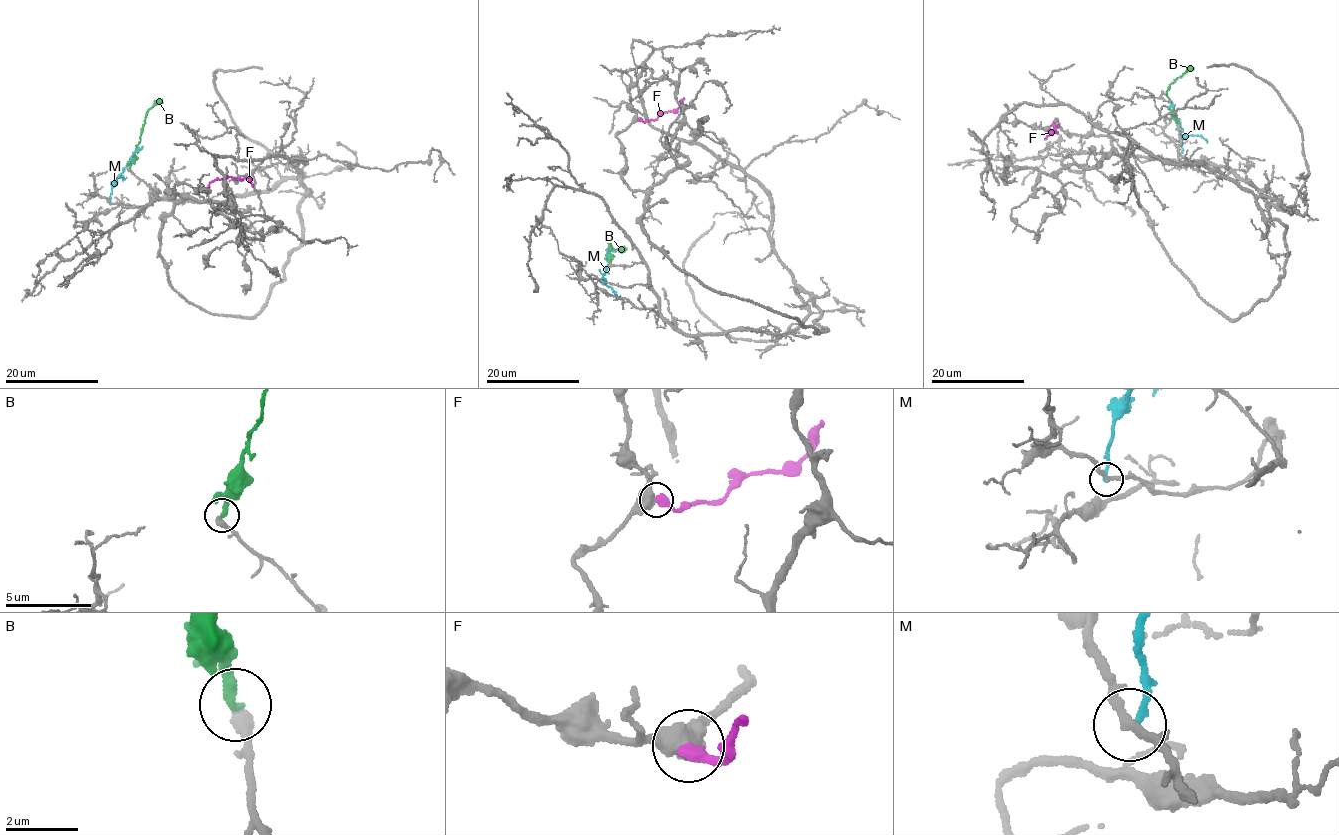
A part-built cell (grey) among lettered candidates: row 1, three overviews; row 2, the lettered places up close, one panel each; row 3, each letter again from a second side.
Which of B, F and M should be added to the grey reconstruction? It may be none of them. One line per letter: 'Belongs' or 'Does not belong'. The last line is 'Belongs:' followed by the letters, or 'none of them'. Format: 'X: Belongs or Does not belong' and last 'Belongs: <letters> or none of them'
B: Does not belong
F: Does not belong
M: Does not belong
Belongs: none of them

